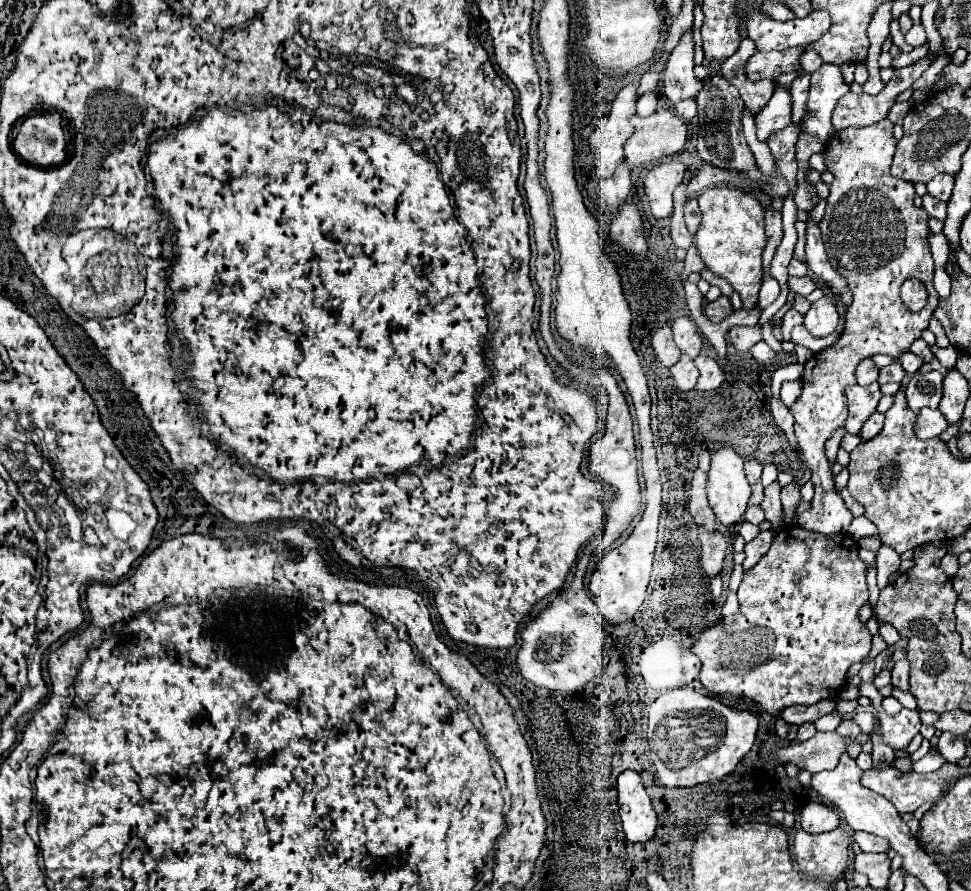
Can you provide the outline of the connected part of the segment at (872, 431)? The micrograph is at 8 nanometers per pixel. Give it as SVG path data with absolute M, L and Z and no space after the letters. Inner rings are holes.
M873 412L873 416L867 420L867 424L863 424L863 432L859 434L859 438L861 440L875 438L881 432L881 428L883 428L883 420L885 420L883 412Z

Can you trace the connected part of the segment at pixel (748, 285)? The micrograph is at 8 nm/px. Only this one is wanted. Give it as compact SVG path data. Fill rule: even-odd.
M709 188L699 198L703 214L695 246L705 266L735 288L743 298L743 308L753 310L761 288L761 252L765 248L765 208L749 192L741 188Z

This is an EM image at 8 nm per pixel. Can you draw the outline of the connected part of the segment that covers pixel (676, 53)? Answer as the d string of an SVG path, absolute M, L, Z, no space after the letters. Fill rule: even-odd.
M693 28L685 30L679 44L671 52L667 68L663 72L663 92L671 102L679 102L683 98L695 98L701 90L701 80L693 74Z

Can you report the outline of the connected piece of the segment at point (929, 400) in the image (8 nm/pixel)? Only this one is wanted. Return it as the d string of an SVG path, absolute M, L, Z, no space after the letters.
M937 370L931 372L915 372L911 376L911 380L907 382L905 388L905 396L907 396L907 404L909 408L919 414L921 408L929 406L929 408L937 408L941 394L943 394L943 374Z

